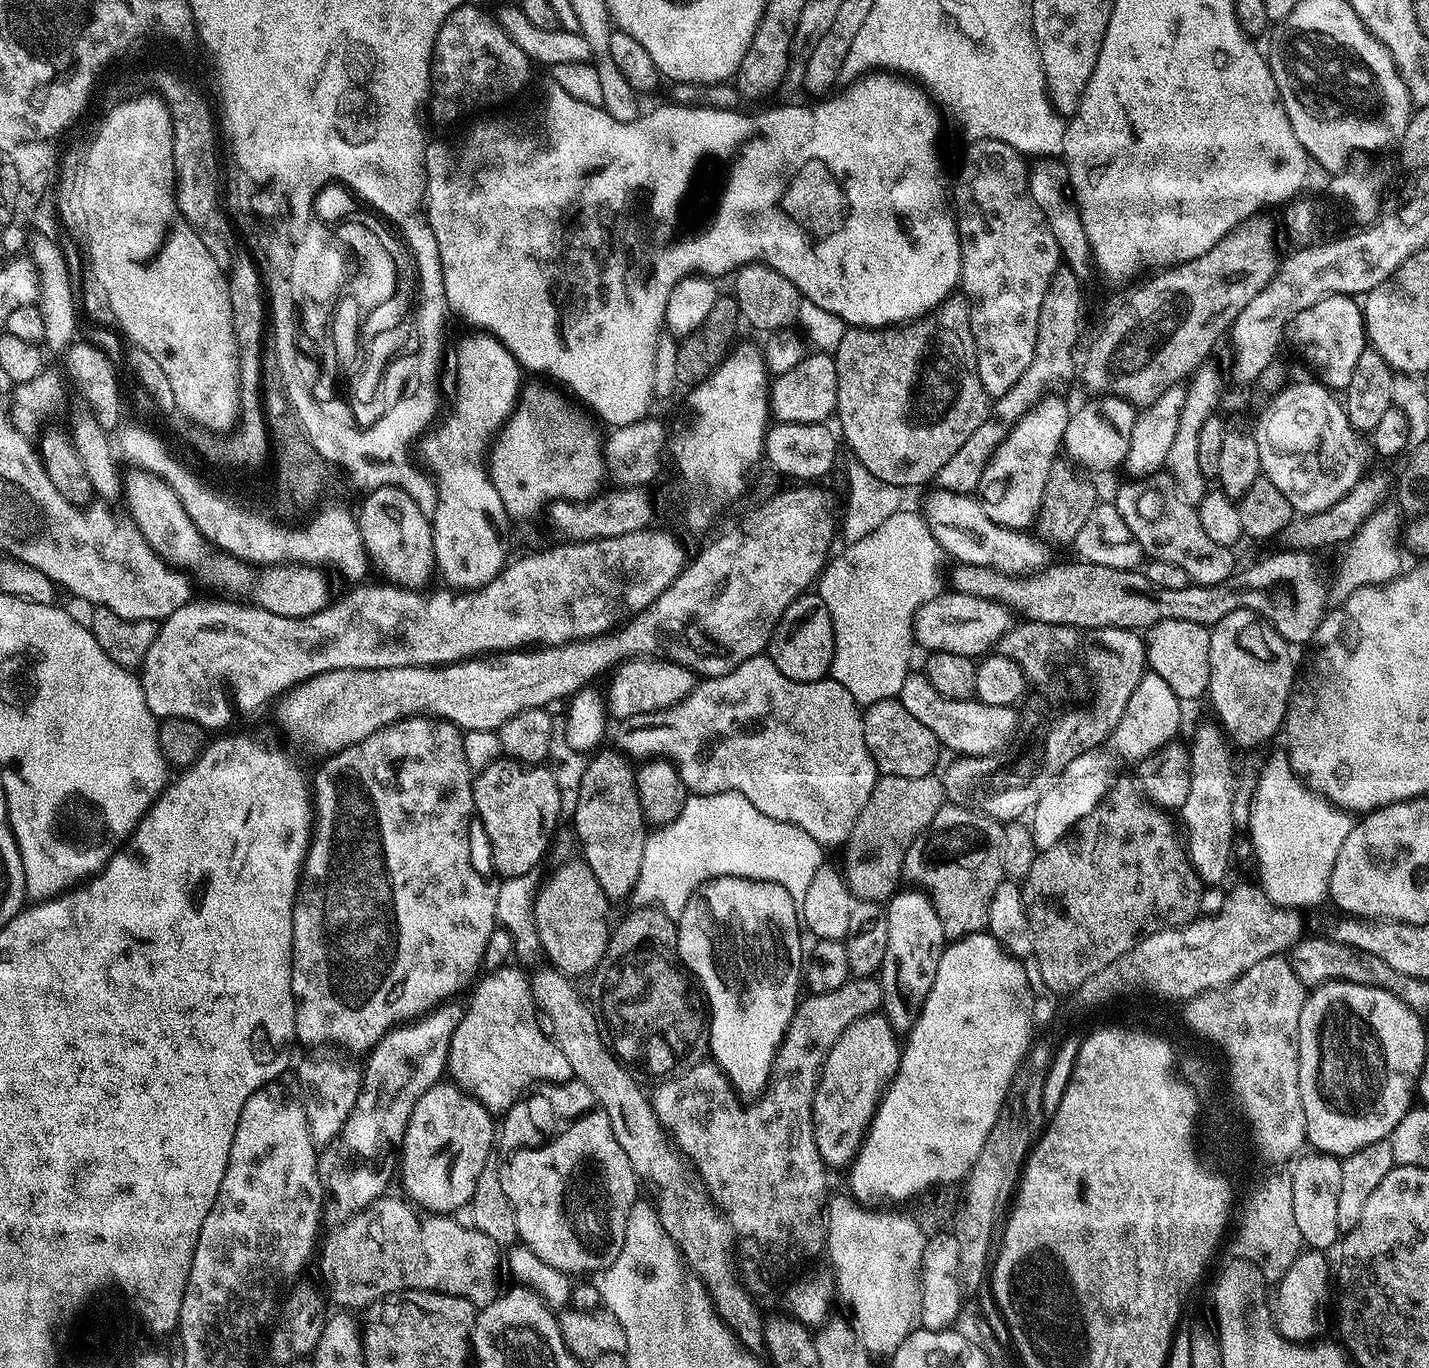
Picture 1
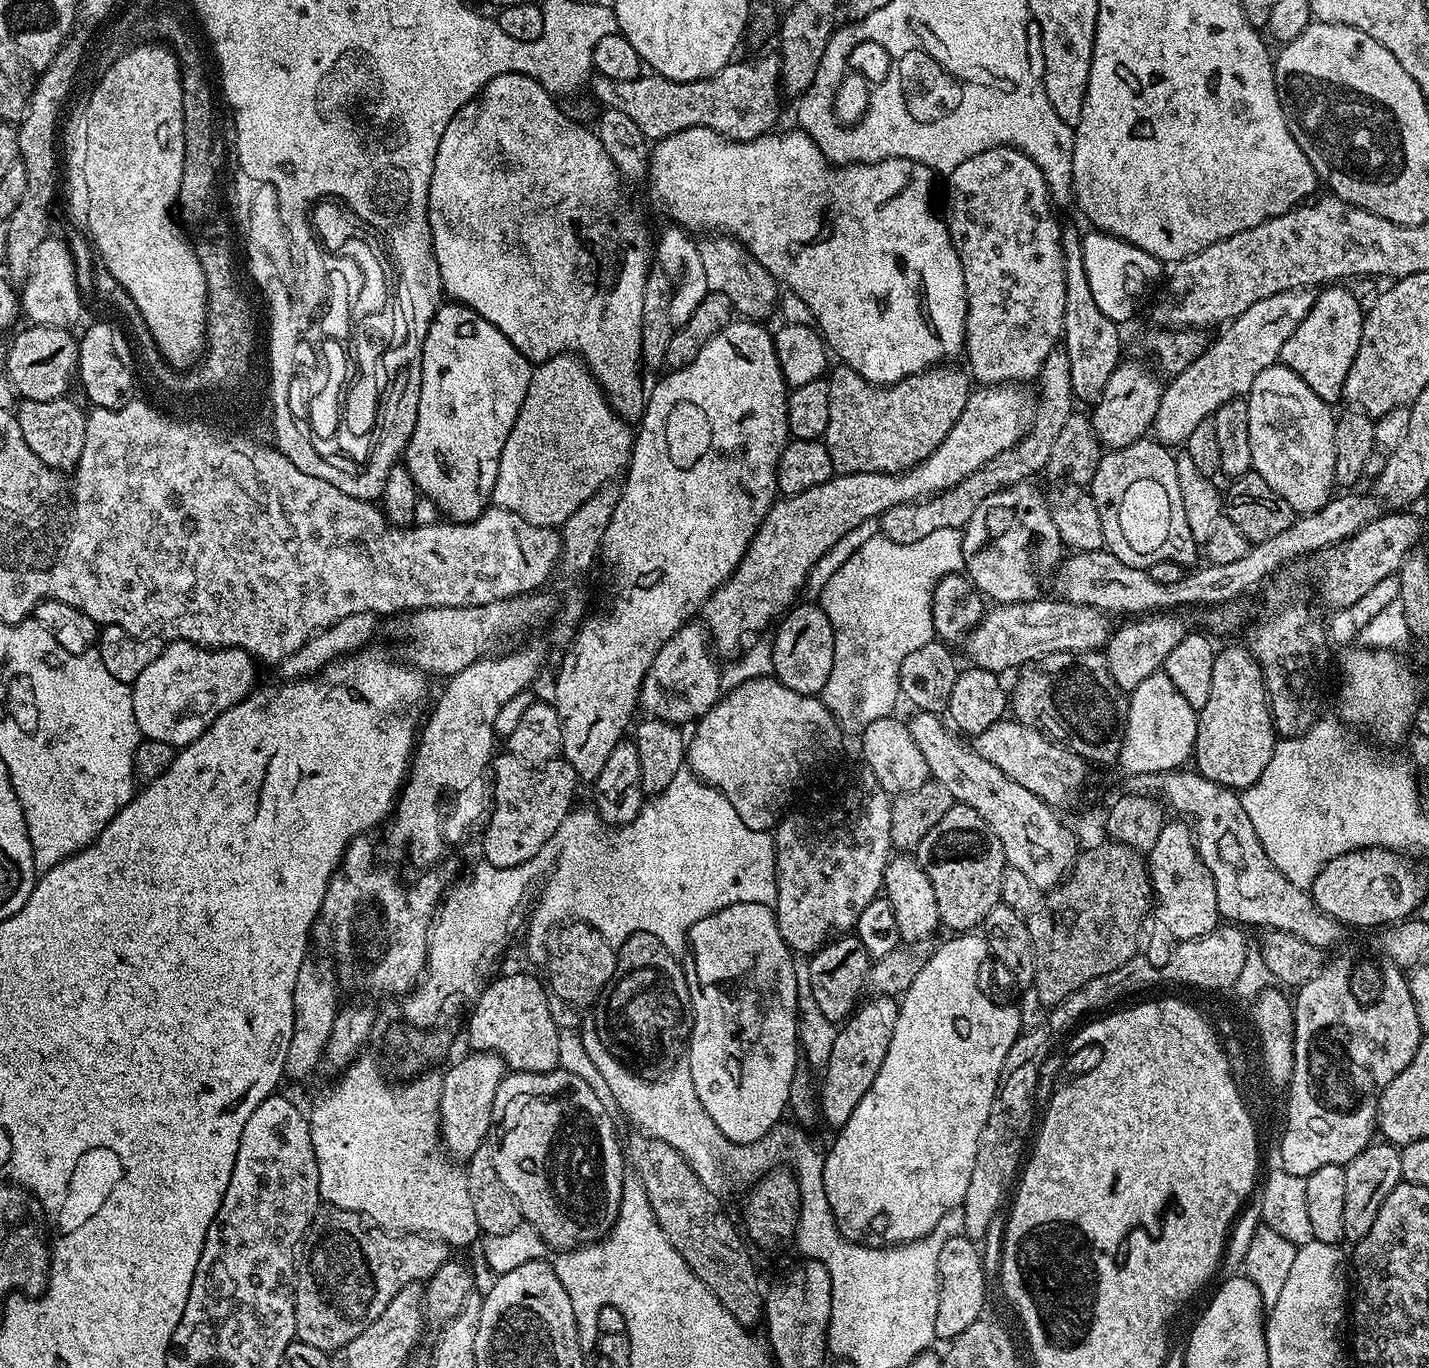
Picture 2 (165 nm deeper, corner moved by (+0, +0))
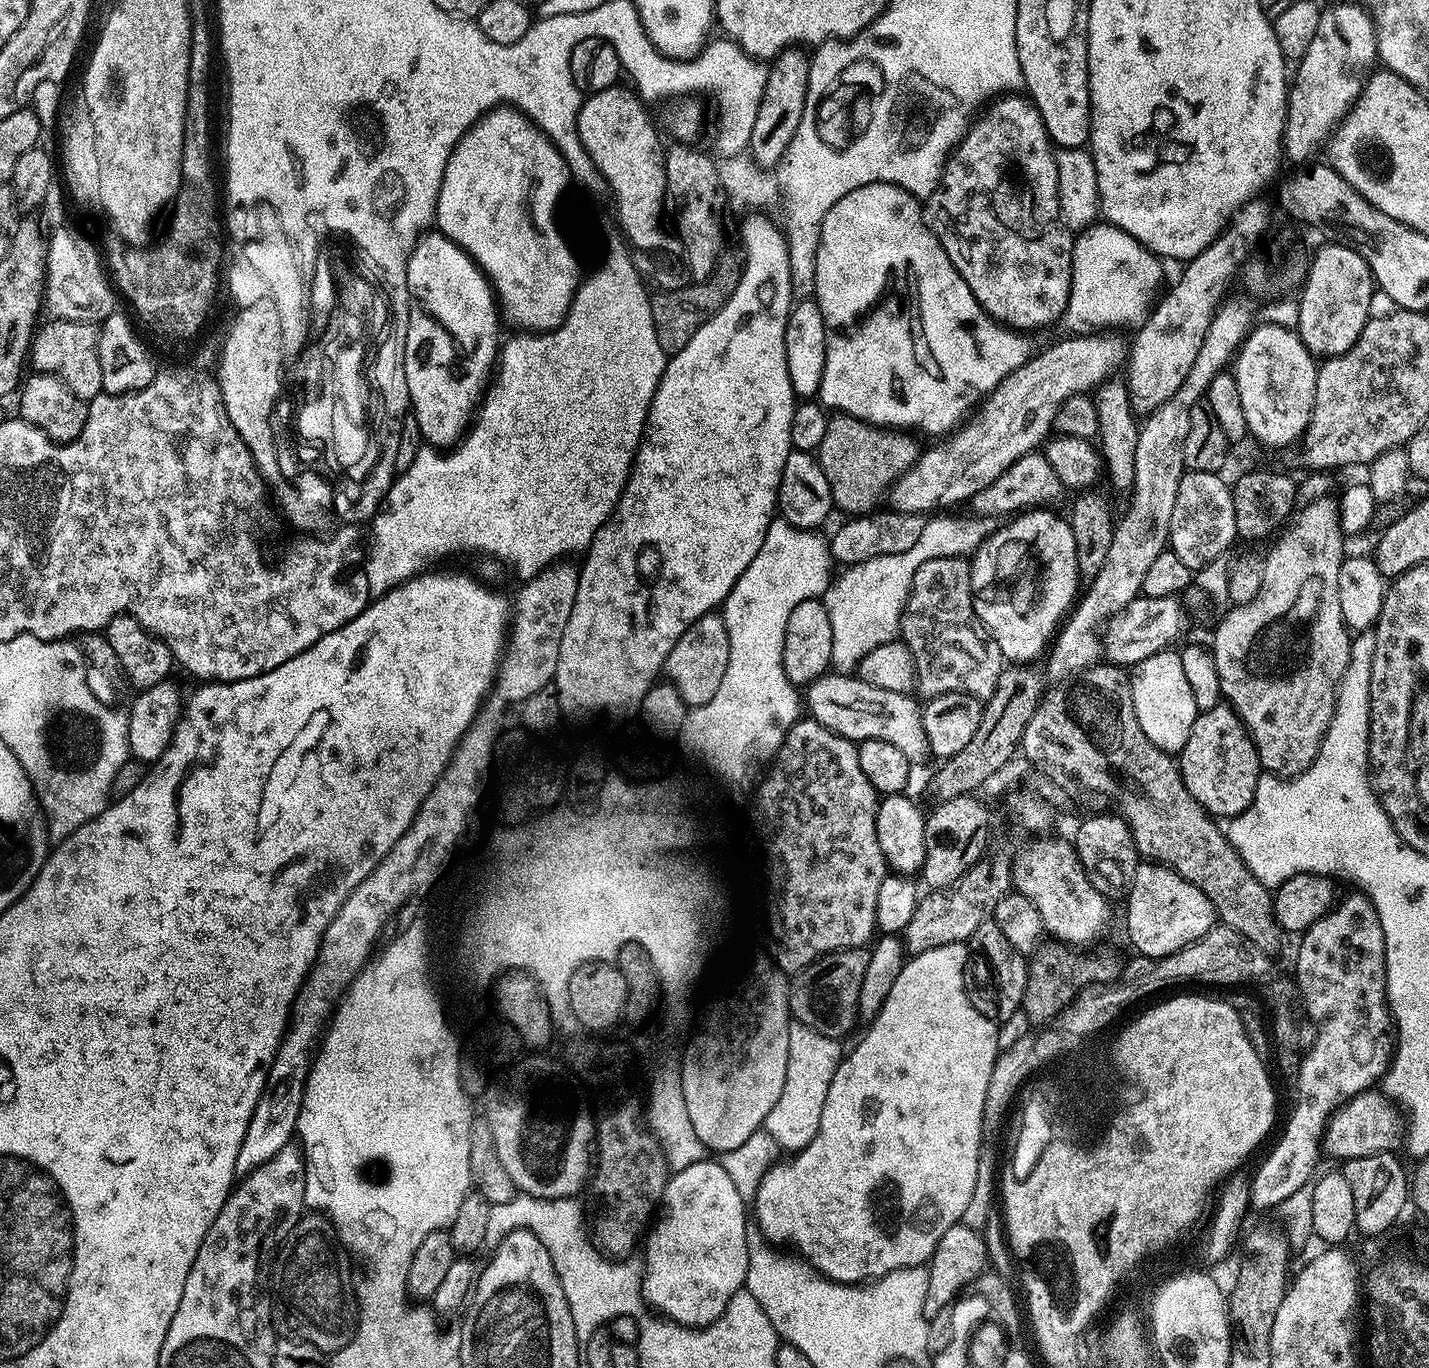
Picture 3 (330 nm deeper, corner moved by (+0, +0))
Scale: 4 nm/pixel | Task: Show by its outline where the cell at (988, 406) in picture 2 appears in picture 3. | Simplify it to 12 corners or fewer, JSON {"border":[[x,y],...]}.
{"border":[[1072,334],[1014,370],[890,486],[901,514],[990,486],[1066,398],[1126,360]]}

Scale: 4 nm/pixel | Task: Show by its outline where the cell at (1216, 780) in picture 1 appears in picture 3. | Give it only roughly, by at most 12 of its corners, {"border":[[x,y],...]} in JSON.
{"border":[[1159,862],[1130,876],[1128,936],[1151,960],[1218,917],[1210,898]]}

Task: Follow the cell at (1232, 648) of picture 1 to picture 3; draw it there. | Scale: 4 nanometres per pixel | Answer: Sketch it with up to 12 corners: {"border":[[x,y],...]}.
{"border":[[1227,702],[1197,715],[1178,767],[1216,818],[1246,811],[1262,775]]}

